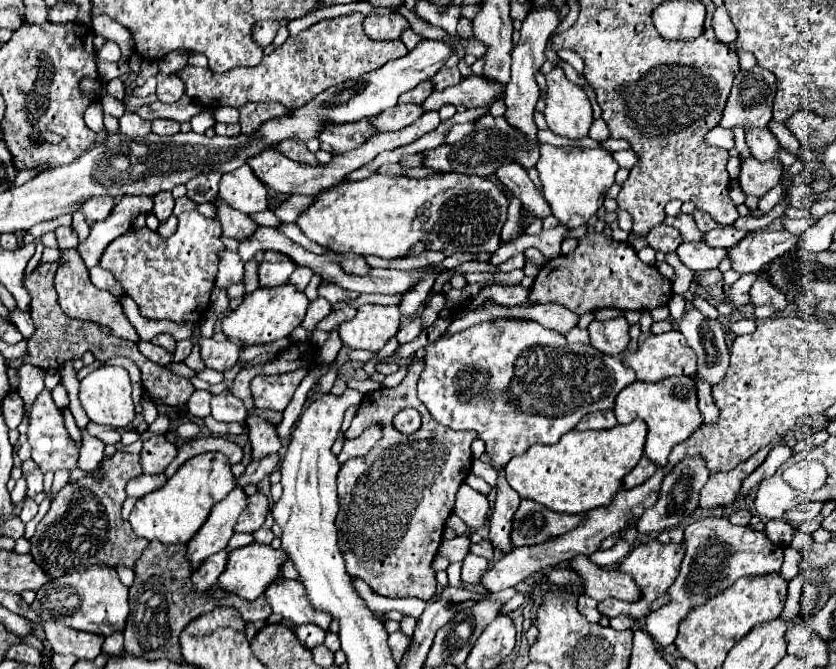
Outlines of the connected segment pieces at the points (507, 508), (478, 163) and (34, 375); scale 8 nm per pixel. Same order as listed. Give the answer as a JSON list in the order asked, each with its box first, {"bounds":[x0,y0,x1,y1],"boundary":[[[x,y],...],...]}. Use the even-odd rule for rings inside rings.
[{"bounds":[489,470,521,552],"boundary":[[[503,470],[499,472],[497,486],[497,500],[489,516],[489,540],[501,552],[509,552],[513,548],[513,544],[509,542],[509,532],[513,528],[513,514],[517,512],[521,498],[517,498],[517,494],[513,494],[509,484],[505,482]]]},{"bounds":[425,114,541,176],"boundary":[[[487,114],[479,122],[475,122],[473,134],[469,138],[463,138],[455,144],[441,144],[435,150],[425,152],[425,166],[433,170],[443,172],[461,172],[461,174],[477,174],[477,176],[489,176],[495,174],[497,168],[501,168],[505,162],[517,162],[525,170],[533,168],[539,158],[539,146],[541,142],[529,142],[517,128],[509,126],[507,118],[493,118]]]},{"bounds":[17,364,45,408],"boundary":[[[23,364],[19,368],[19,388],[17,388],[17,392],[23,396],[27,408],[35,402],[35,398],[43,390],[43,378],[45,378],[45,372],[41,372],[39,368],[33,368],[29,364]]]}]

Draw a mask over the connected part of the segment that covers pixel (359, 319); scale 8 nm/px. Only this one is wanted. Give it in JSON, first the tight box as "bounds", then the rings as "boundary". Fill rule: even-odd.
{"bounds":[339,304,401,352],"boundary":[[[363,304],[357,308],[353,320],[339,324],[339,336],[345,346],[377,352],[399,330],[401,314],[397,306]]]}

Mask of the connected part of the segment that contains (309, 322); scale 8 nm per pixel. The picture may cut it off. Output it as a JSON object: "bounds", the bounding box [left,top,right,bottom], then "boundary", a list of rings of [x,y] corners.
{"bounds":[303,298,331,330],"boundary":[[[317,298],[315,302],[311,302],[309,304],[309,308],[307,308],[307,314],[305,314],[305,320],[303,320],[303,328],[307,328],[307,330],[313,330],[315,328],[315,324],[319,322],[319,320],[323,320],[327,314],[331,312],[331,304],[329,302],[325,302],[325,298]]]}

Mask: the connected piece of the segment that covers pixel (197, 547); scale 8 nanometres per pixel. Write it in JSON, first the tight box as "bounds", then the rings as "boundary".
{"bounds":[187,488,247,568],"boundary":[[[233,488],[225,500],[213,506],[209,522],[205,522],[205,526],[201,526],[201,530],[193,536],[193,542],[187,544],[187,556],[193,568],[197,568],[207,556],[227,546],[229,538],[233,536],[233,526],[241,510],[245,510],[245,502],[247,494],[241,488]]]}

